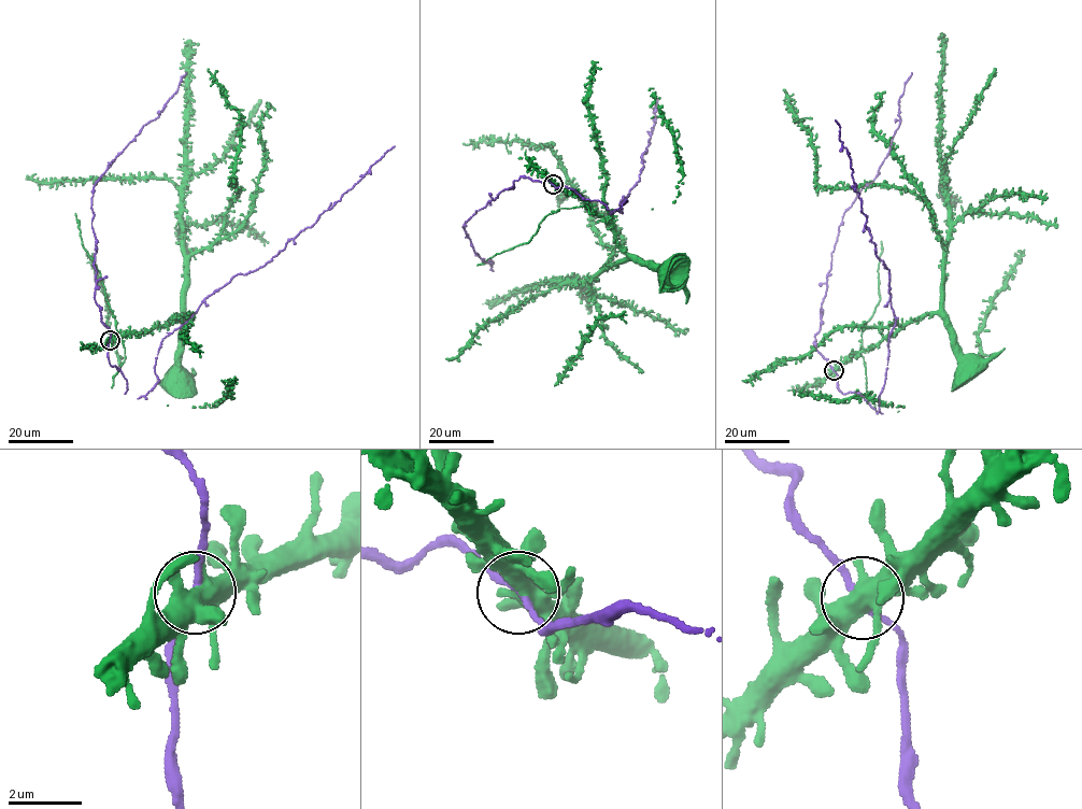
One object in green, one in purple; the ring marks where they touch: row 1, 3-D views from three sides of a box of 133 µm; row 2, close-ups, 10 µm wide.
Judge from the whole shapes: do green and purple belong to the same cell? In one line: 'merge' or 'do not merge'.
merge

